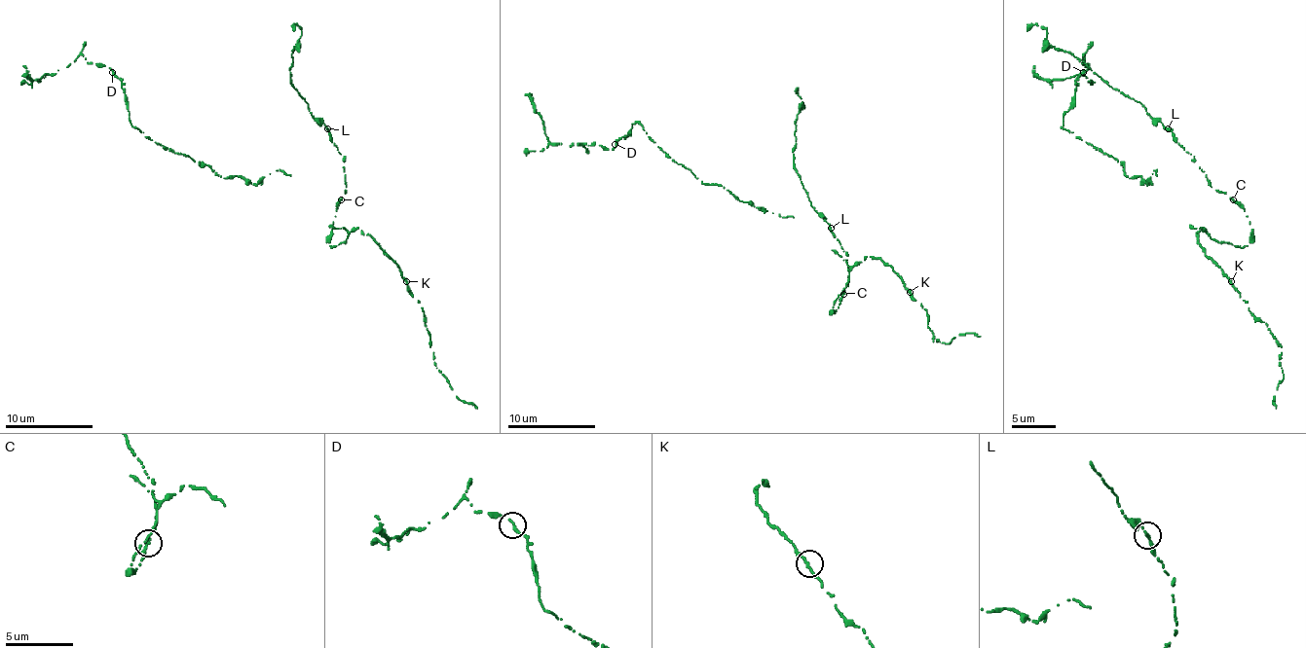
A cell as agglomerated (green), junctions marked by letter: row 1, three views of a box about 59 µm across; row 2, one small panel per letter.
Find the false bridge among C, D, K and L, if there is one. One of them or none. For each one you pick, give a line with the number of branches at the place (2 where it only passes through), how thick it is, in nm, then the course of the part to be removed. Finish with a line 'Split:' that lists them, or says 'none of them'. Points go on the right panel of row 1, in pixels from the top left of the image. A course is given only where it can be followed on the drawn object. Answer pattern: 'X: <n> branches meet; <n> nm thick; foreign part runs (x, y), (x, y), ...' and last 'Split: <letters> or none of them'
Split: none of them

